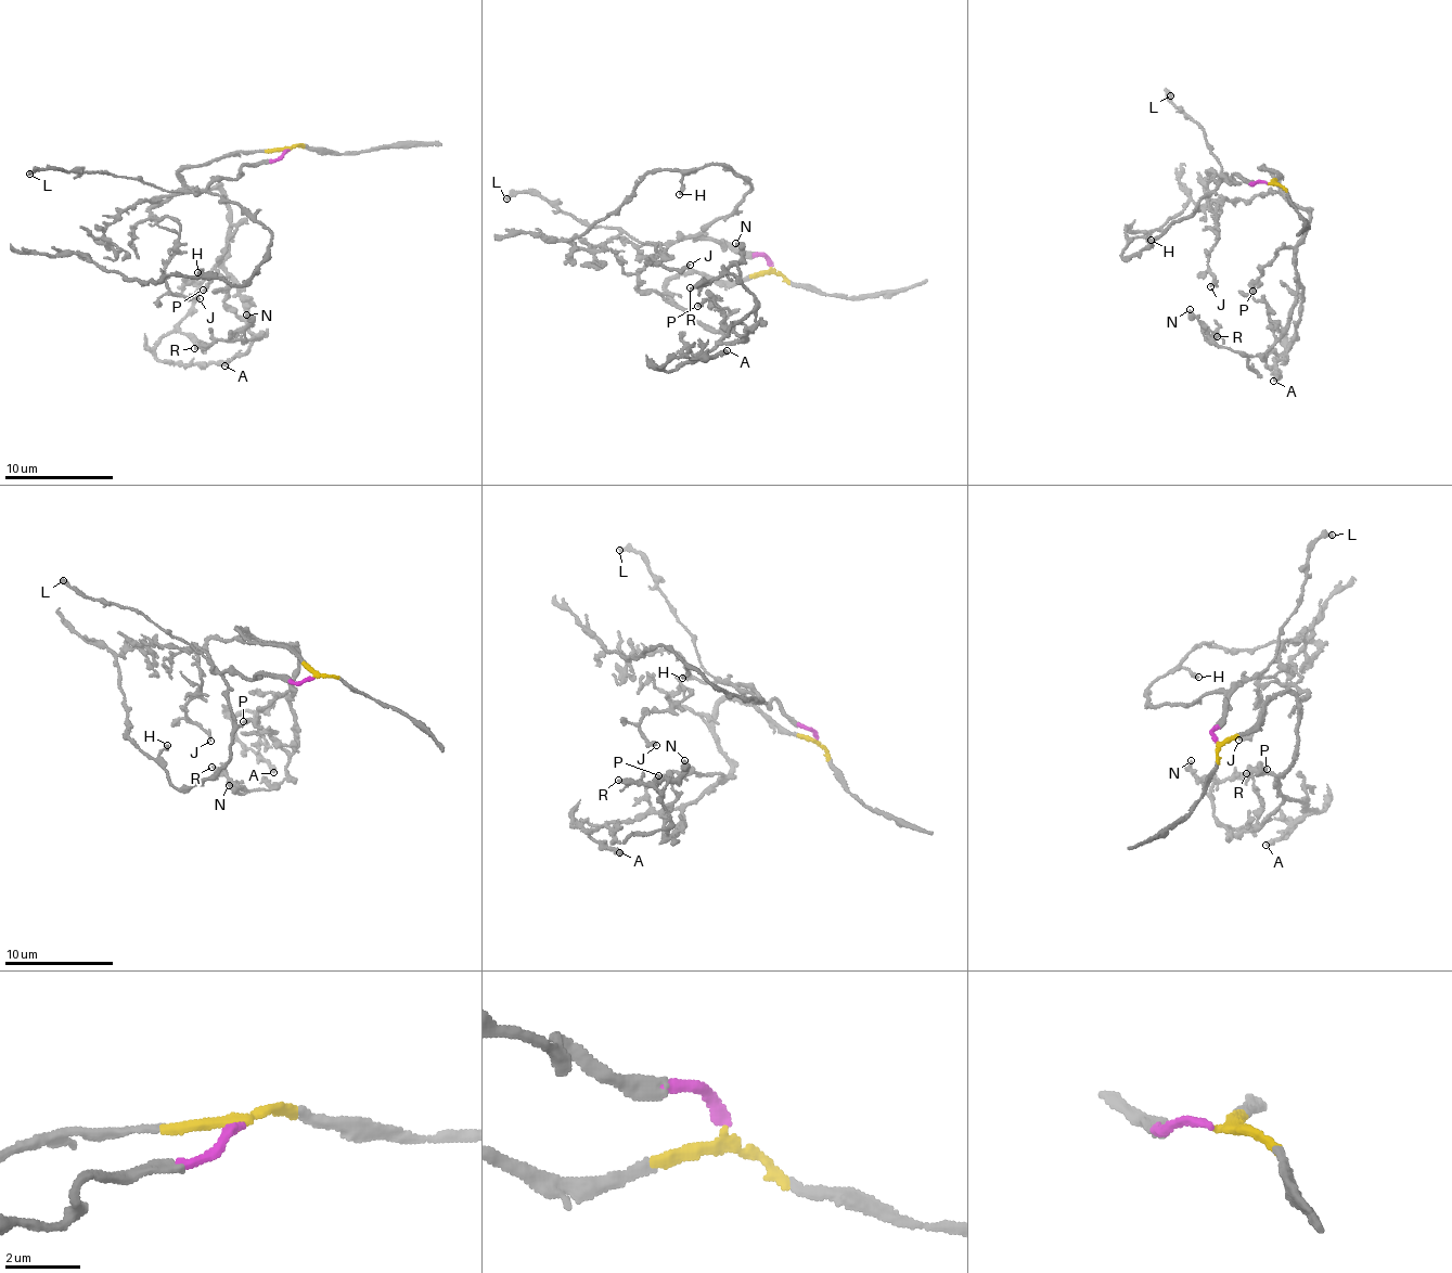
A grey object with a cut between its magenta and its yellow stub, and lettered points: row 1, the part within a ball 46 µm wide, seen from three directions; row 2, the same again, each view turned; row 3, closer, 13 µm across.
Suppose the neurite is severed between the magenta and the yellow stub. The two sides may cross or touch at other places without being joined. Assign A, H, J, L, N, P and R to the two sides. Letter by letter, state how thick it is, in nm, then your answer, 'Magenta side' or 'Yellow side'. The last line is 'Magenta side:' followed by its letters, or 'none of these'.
A: Thickness 240 nm. Yellow side
H: Thickness 280 nm. Magenta side
J: Thickness 240 nm. Yellow side
L: Thickness 260 nm. Magenta side
N: Thickness 400 nm. Yellow side
P: Thickness 240 nm. Yellow side
R: Thickness 200 nm. Yellow side
Magenta side: H, L

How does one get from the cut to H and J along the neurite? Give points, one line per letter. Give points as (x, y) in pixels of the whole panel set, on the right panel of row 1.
H: (1266, 181), (1226, 177), (1158, 239), (1122, 257), (1126, 244), (1152, 241)
J: (1266, 184), (1276, 179), (1274, 170), (1260, 166), (1279, 189), (1226, 198), (1216, 211), (1209, 285)

